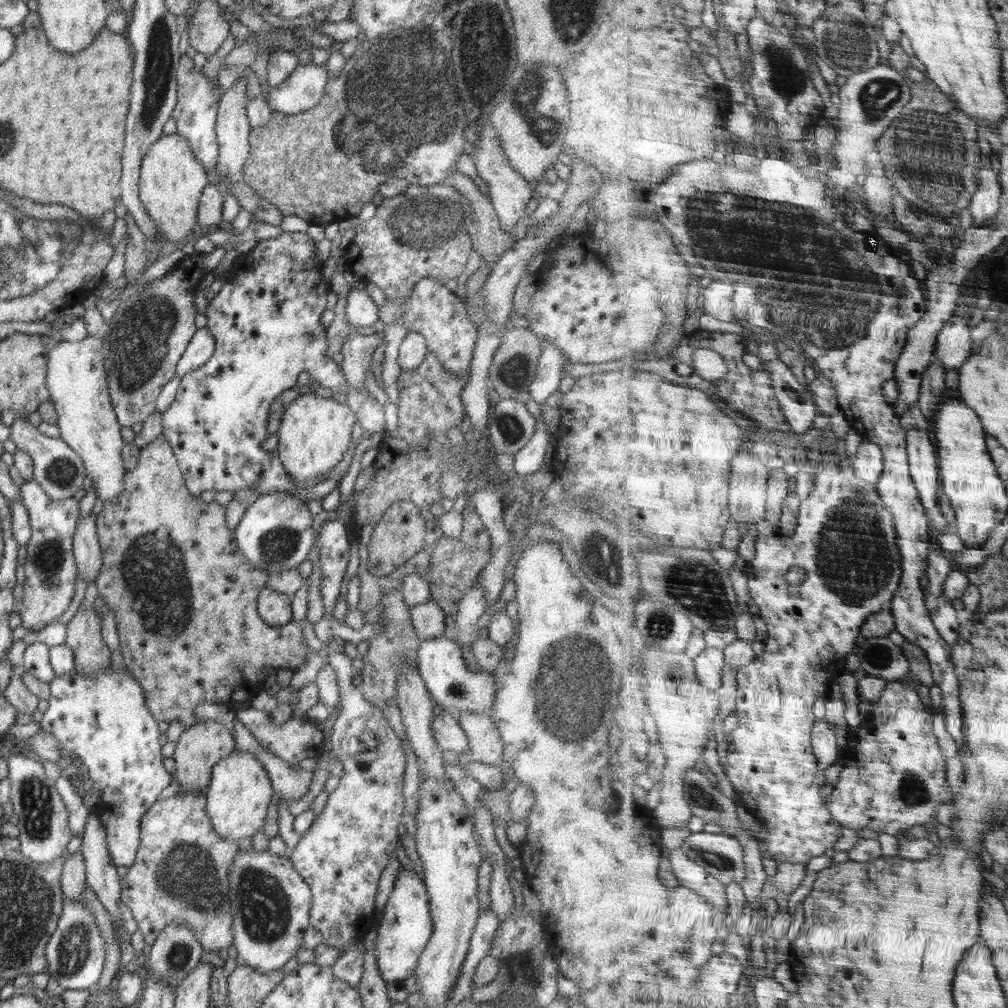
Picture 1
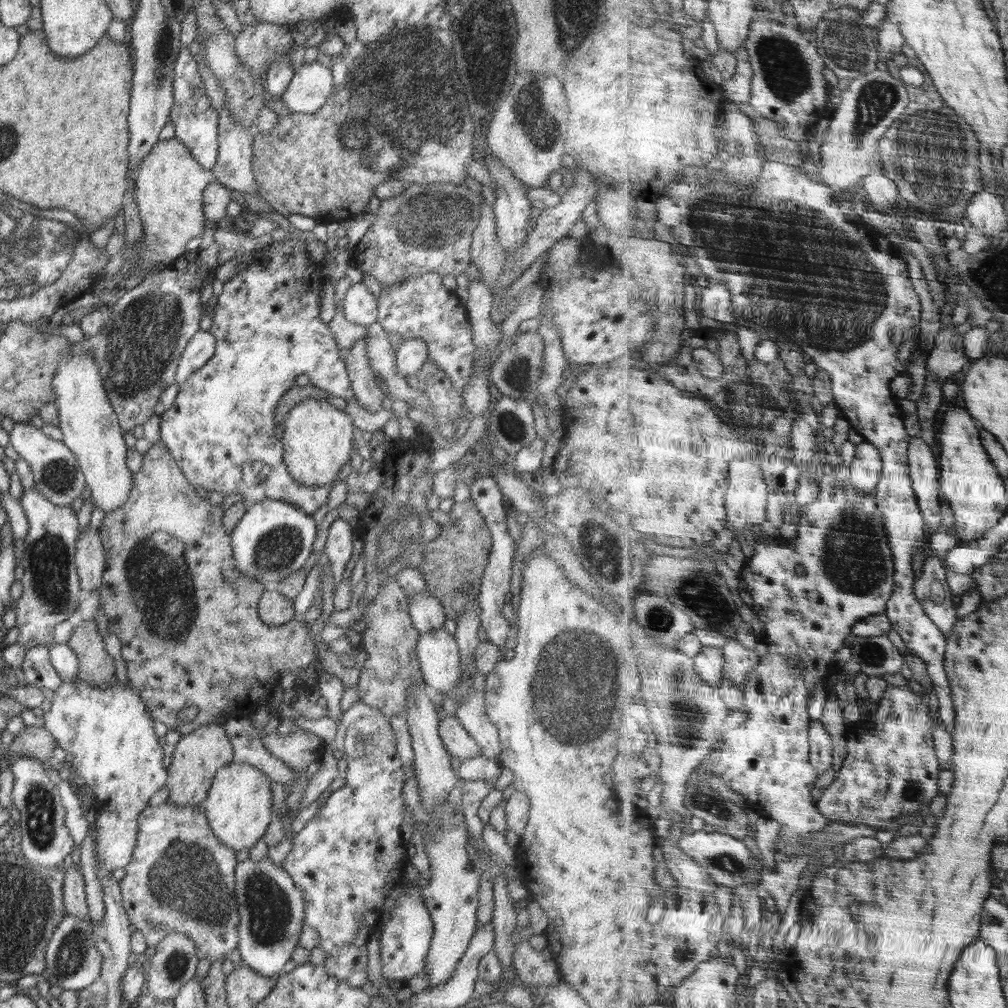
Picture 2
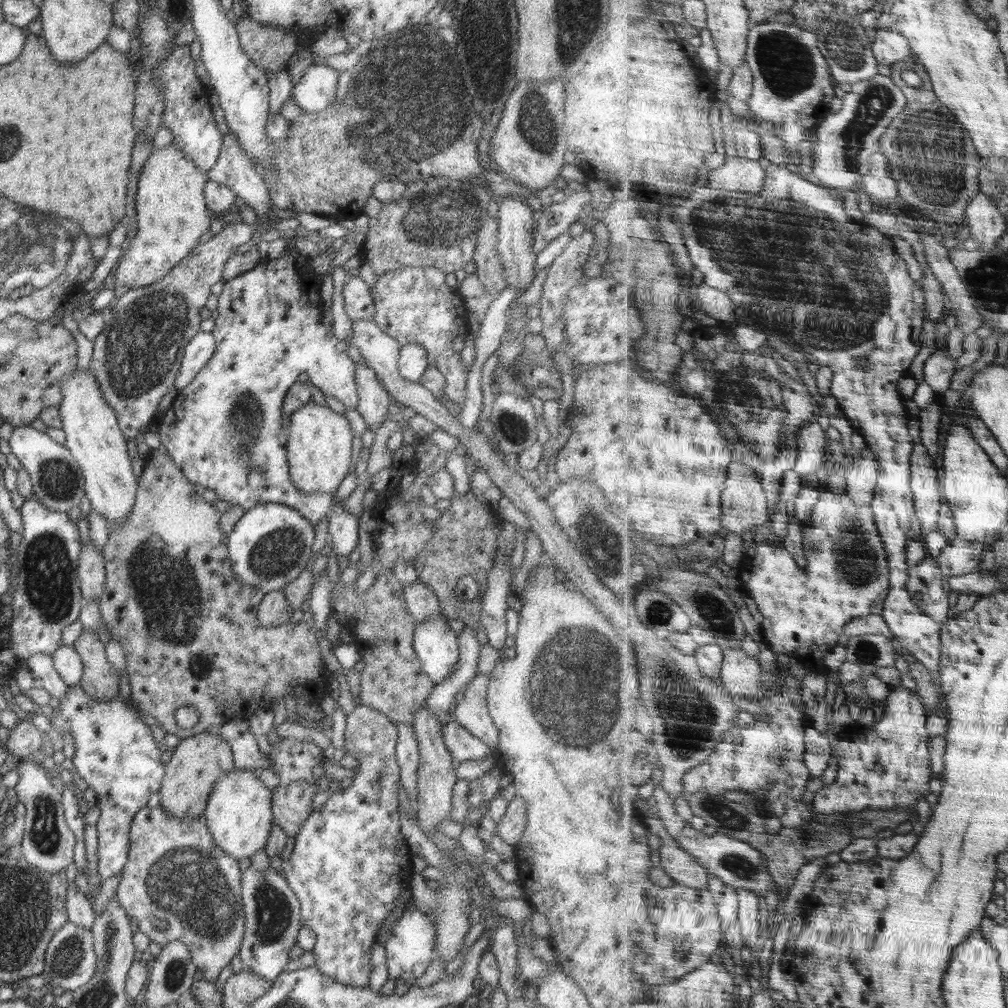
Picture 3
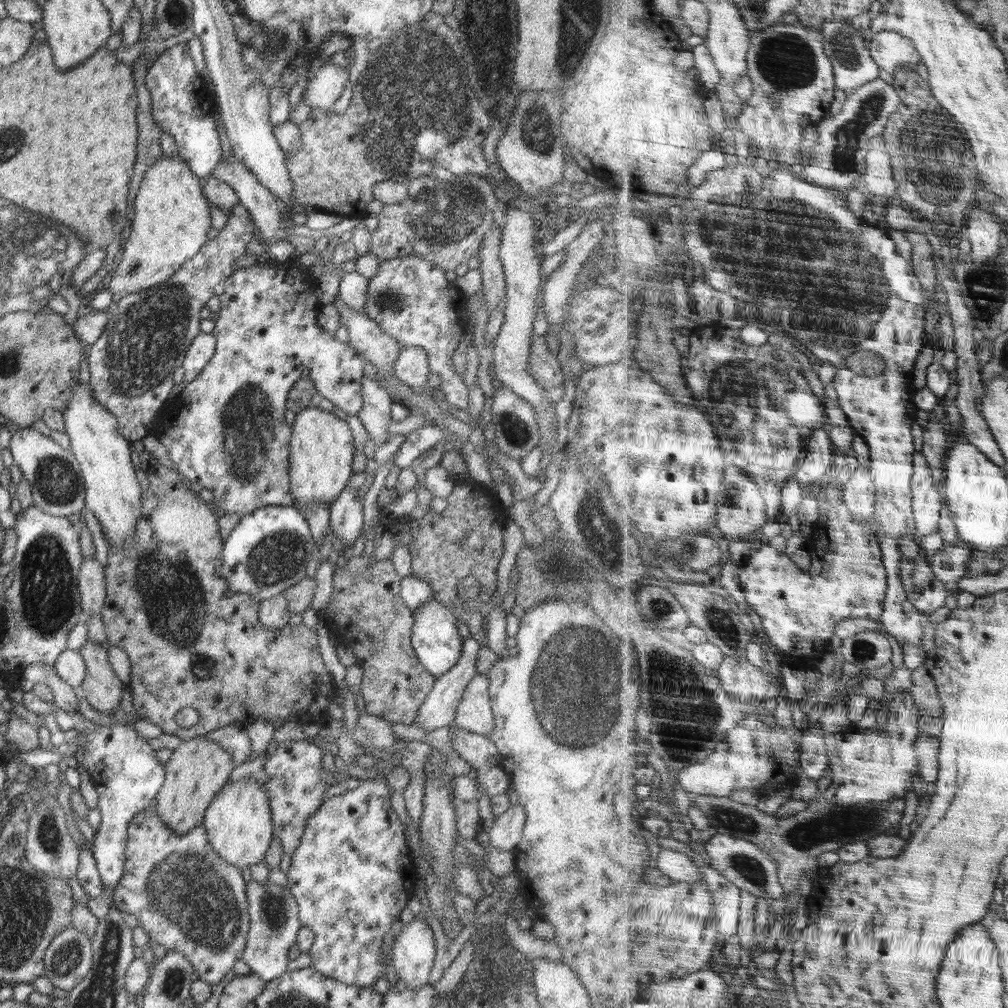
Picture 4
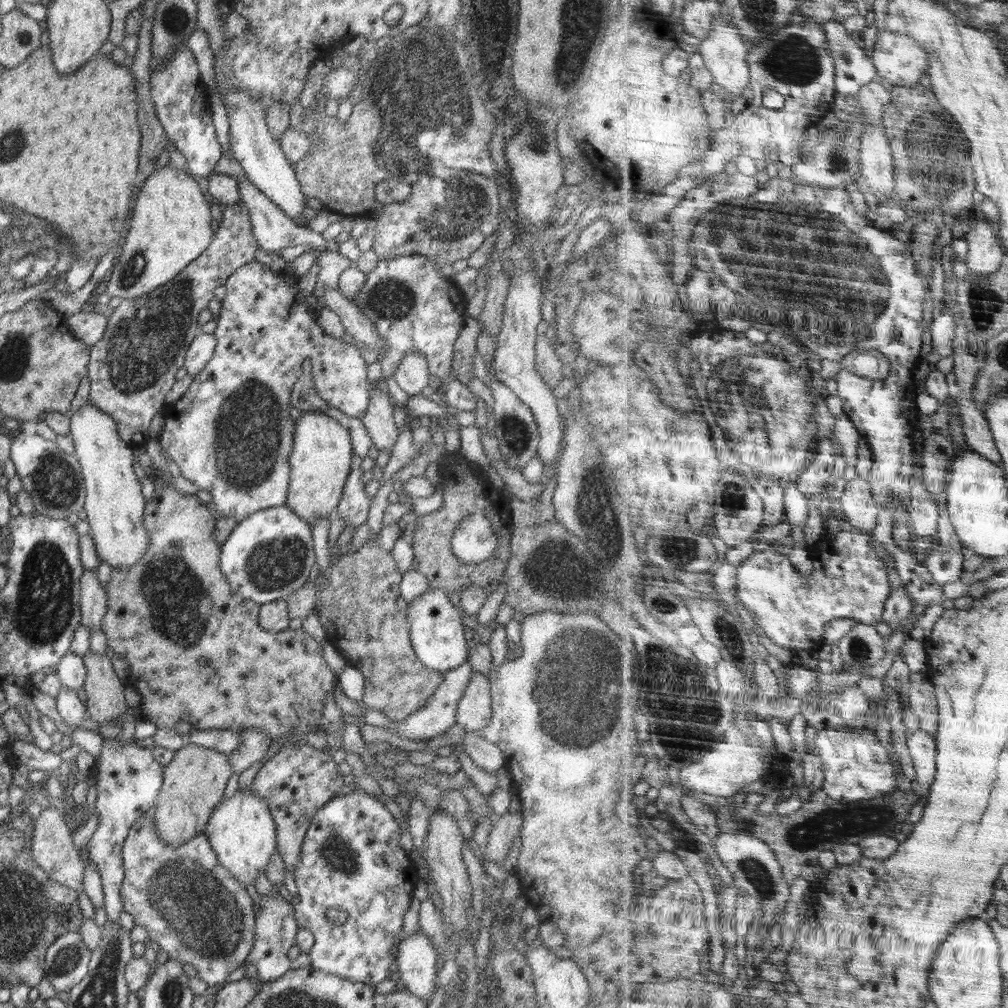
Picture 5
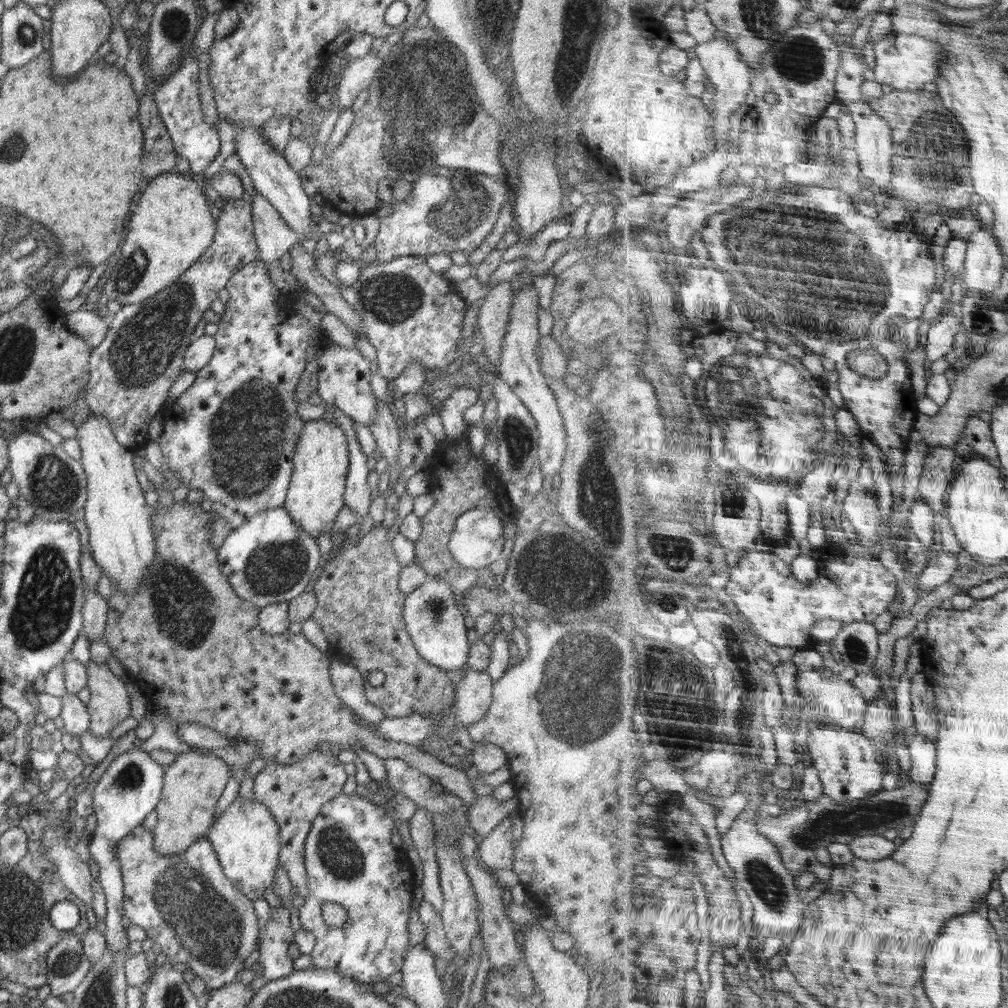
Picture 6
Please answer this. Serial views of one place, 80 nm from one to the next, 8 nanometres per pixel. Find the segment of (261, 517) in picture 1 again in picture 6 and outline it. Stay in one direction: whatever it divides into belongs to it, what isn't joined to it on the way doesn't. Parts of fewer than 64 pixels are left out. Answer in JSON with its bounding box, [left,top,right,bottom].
[217,506,322,609]

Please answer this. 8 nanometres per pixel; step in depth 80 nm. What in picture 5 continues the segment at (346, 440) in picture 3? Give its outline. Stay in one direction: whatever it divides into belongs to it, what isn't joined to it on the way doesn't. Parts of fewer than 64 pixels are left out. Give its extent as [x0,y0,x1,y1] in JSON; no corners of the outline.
[286,411,354,526]

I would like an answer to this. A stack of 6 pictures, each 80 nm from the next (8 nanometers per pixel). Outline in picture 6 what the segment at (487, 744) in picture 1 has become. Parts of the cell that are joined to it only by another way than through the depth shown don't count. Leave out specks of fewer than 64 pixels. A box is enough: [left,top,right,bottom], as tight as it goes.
[455,668,493,726]

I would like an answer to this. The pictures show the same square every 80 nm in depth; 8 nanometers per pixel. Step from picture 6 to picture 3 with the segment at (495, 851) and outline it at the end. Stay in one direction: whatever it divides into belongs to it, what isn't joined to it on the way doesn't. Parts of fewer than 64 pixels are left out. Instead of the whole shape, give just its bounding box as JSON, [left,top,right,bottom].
[497,795,527,846]

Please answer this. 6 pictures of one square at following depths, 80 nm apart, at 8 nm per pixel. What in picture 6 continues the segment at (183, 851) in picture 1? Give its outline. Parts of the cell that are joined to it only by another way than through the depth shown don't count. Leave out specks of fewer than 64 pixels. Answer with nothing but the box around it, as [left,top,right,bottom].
[114,824,260,989]

